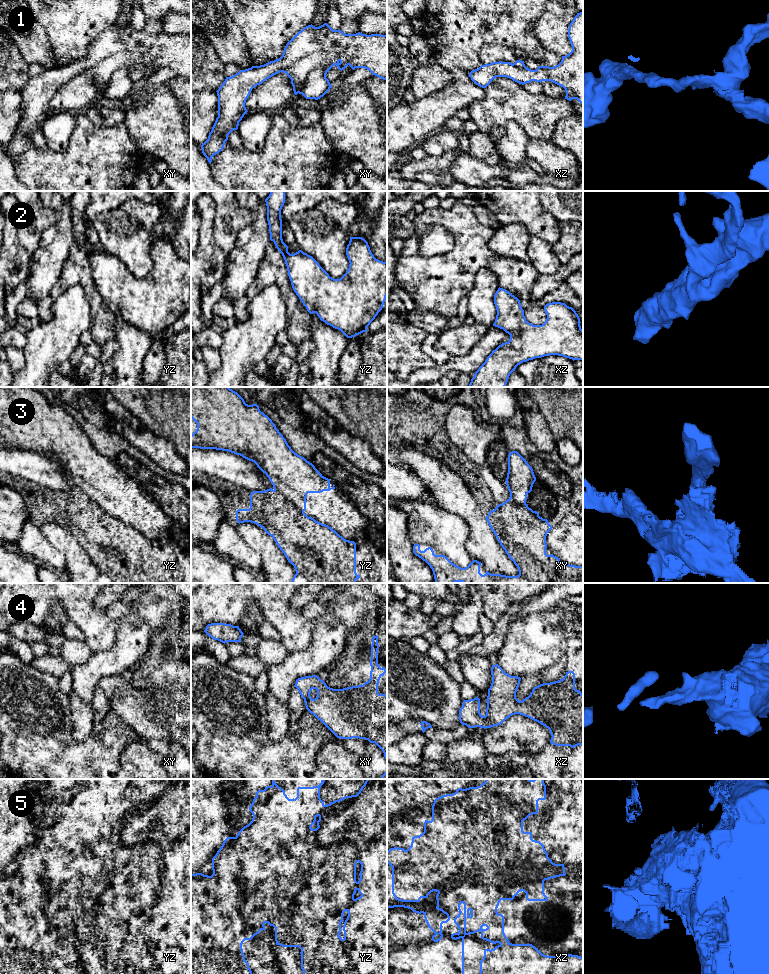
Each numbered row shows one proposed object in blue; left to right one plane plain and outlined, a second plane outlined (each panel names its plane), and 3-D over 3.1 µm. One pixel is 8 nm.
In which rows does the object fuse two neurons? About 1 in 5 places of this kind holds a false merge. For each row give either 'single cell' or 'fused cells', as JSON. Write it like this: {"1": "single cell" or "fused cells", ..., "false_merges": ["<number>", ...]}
{"1": "single cell", "2": "single cell", "3": "fused cells", "4": "single cell", "5": "fused cells", "false_merges": ["3", "5"]}

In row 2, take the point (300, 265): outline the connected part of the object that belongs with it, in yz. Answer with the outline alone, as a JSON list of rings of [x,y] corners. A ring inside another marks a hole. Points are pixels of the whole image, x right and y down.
[[[271,191],[265,199],[267,206],[267,221],[269,225],[270,240],[282,254],[287,266],[288,276],[292,288],[310,314],[316,313],[321,321],[335,329],[340,330],[347,338],[355,337],[367,332],[367,327],[382,310],[387,297],[387,262],[380,261],[372,254],[368,242],[362,237],[350,237],[346,248],[349,268],[340,279],[334,279],[319,265],[319,263],[302,250],[294,254],[288,252],[288,246],[282,239],[281,209],[285,203],[286,191]]]

